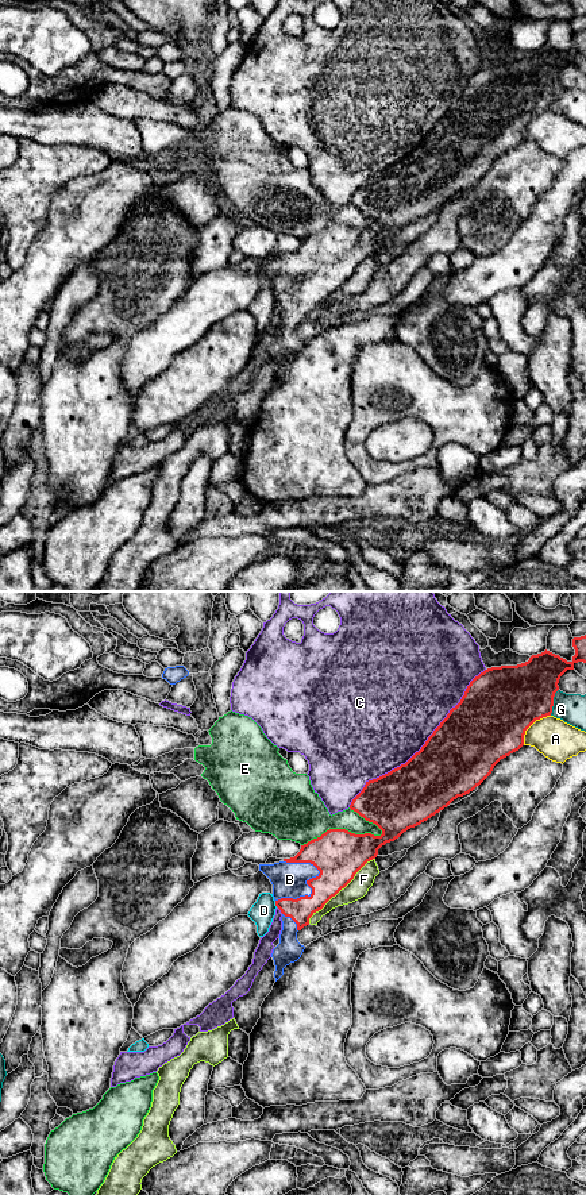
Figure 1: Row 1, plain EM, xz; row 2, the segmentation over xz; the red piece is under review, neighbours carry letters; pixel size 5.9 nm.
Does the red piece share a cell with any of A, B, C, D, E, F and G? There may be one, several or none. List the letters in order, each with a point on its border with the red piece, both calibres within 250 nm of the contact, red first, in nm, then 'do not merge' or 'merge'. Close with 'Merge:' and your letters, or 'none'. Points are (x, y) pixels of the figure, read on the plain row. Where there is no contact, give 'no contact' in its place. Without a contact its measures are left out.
A: meets red in xz at (531, 119); 440 nm thick on the red side, 240 nm on the other; do not merge
B: meets red in xz at (305, 290); 220 nm thick on the red side, 200 nm on the other; merge
C: meets red in xz at (421, 142); 420 nm thick on the red side, 500 nm on the other; do not merge
D: meets red in xz at (276, 299); 150 nm thick on the red side, 140 nm on the other; do not merge
E: meets red in xz at (342, 224); 300 nm thick on the red side, 300 nm on the other; do not merge
F: meets red in xz at (340, 284); 300 nm thick on the red side, 120 nm on the other; do not merge
G: meets red in xz at (552, 97); 400 nm thick on the red side, 180 nm on the other; do not merge
Merge: B

